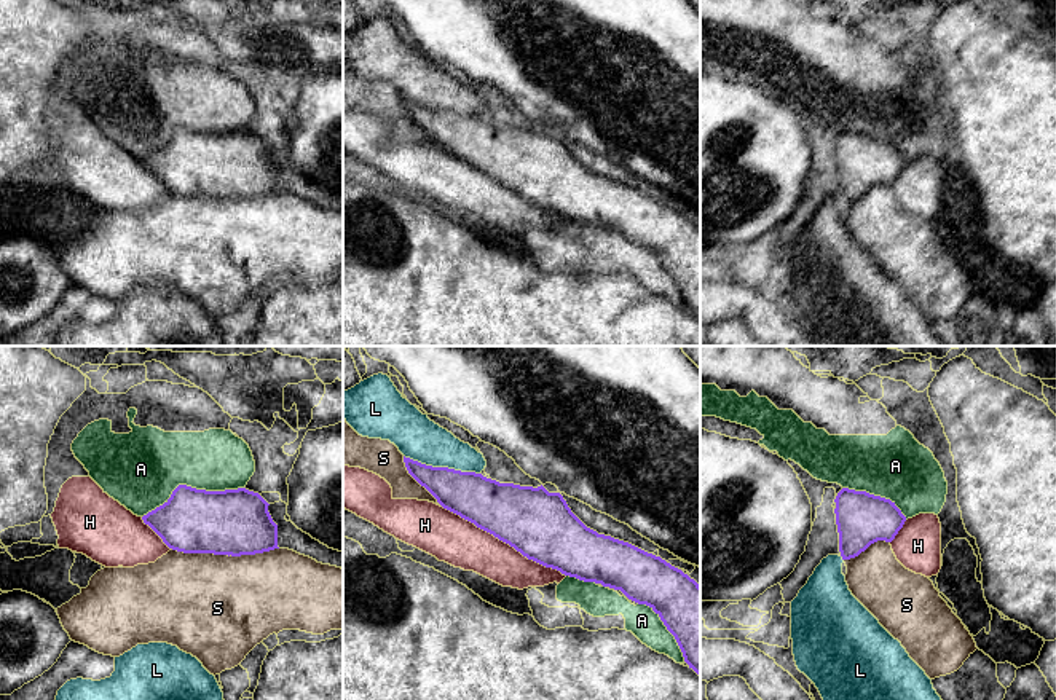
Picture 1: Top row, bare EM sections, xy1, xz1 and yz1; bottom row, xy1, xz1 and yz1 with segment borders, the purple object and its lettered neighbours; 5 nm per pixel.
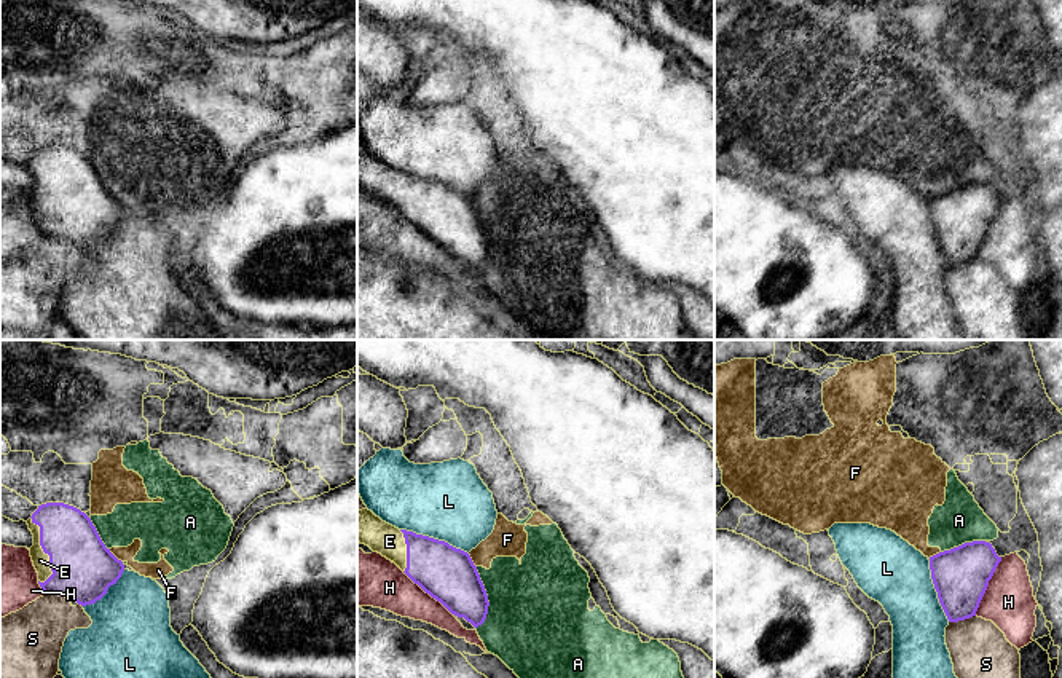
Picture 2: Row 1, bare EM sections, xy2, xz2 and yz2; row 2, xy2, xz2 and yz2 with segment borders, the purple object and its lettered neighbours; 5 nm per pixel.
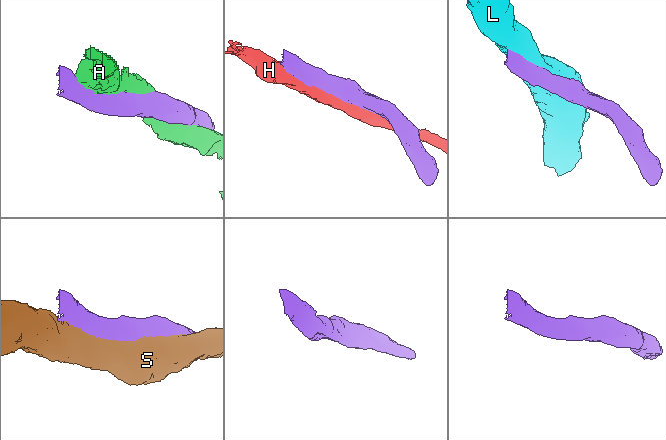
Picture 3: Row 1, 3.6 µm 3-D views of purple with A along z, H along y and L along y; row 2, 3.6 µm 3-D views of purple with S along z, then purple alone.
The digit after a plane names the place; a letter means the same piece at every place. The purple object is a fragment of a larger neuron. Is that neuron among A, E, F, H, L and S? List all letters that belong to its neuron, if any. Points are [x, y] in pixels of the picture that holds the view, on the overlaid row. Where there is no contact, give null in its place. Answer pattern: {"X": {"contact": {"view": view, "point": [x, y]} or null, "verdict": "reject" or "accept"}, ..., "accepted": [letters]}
{"A": {"contact": {"view": "xy1", "point": [192, 488]}, "verdict": "reject"}, "E": {"contact": {"view": "xy2", "point": [43, 551]}, "verdict": "accept"}, "F": {"contact": {"view": "xy2", "point": [114, 555]}, "verdict": "reject"}, "H": {"contact": {"view": "xz1", "point": [503, 541]}, "verdict": "reject"}, "L": {"contact": {"view": "xz1", "point": [442, 467]}, "verdict": "reject"}, "S": {"contact": {"view": "xy1", "point": [225, 554]}, "verdict": "reject"}, "accepted": ["E"]}

